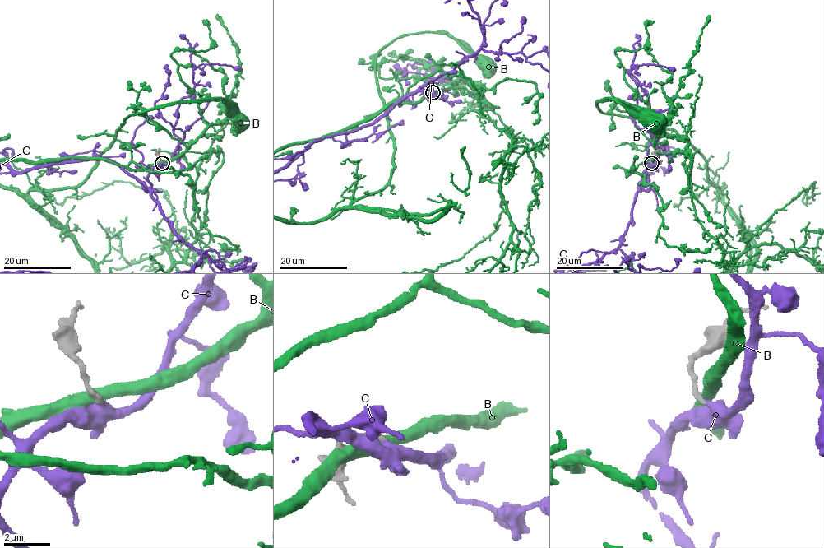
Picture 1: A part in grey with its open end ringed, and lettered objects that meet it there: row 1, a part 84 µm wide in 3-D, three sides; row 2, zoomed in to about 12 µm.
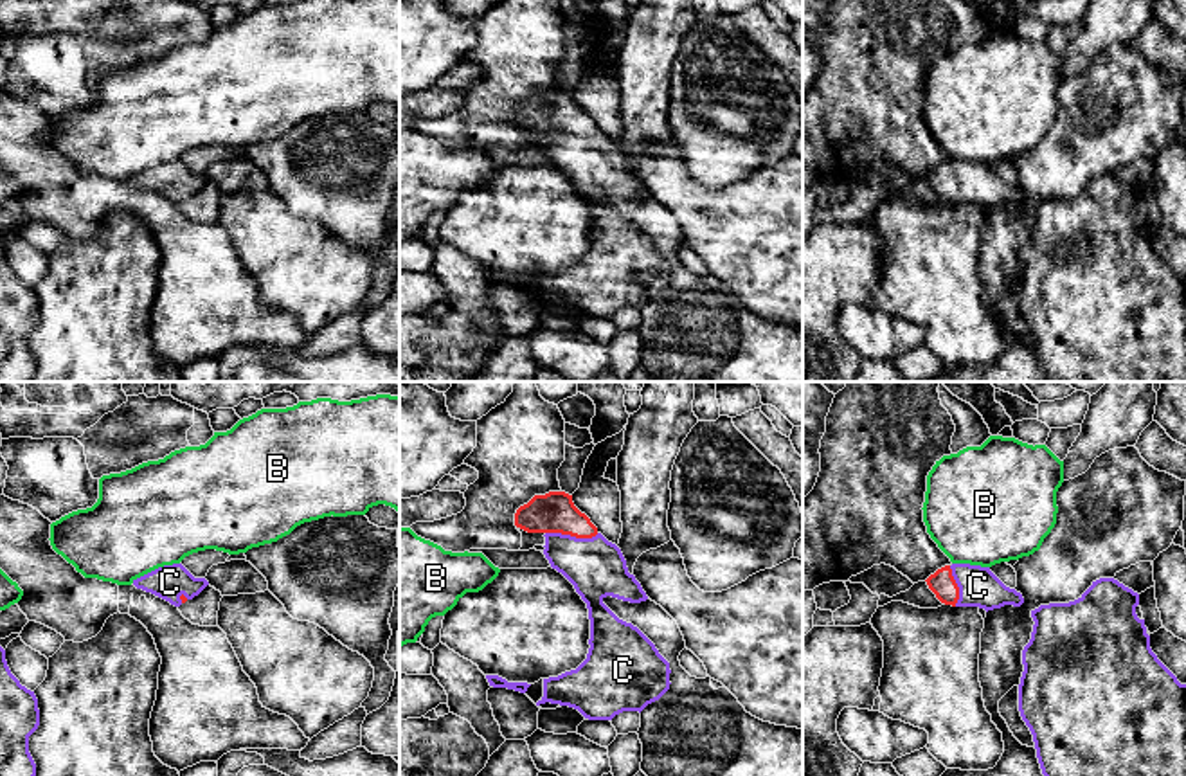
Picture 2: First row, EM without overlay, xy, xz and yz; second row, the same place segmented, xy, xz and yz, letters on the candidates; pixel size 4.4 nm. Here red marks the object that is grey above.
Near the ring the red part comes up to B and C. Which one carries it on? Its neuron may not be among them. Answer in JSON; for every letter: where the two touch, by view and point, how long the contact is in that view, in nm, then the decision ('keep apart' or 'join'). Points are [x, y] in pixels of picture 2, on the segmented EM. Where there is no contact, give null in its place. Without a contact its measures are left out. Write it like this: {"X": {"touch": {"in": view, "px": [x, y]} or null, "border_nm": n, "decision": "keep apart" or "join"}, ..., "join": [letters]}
{"B": {"touch": null, "decision": "keep apart"}, "C": {"touch": {"in": "xz", "px": [573, 535]}, "border_nm": 240, "decision": "join"}, "join": ["C"]}

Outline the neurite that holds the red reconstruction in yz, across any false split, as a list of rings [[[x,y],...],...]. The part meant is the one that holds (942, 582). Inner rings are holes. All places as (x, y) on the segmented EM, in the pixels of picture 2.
[[[952,564],[938,569],[925,582],[941,603],[952,607],[979,607],[988,612],[1024,603],[1022,594],[1006,587],[990,567]]]

